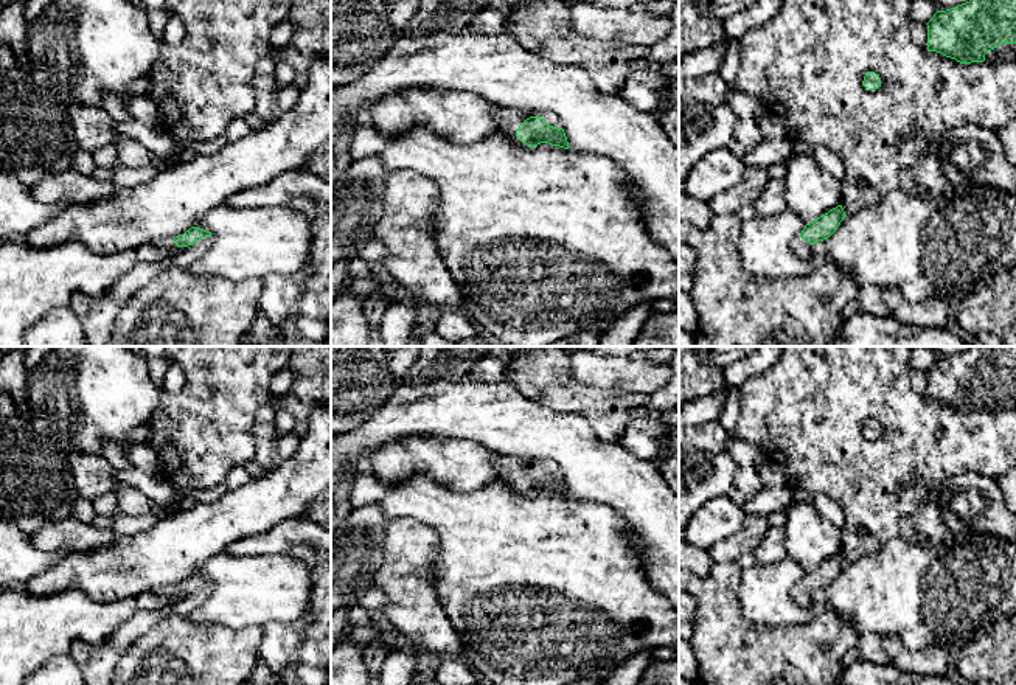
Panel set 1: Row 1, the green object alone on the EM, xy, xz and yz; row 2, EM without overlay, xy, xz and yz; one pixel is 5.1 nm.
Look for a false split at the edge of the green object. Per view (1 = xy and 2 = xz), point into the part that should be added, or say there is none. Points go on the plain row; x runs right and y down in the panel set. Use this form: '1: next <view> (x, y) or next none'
1: next xy (97, 664)
2: next xz (513, 465)

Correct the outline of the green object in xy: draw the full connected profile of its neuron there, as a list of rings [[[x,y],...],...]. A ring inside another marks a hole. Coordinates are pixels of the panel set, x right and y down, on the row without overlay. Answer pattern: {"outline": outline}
{"outline": [[[191,575],[174,587],[160,587],[152,592],[169,598],[171,603],[158,610],[137,612],[103,645],[76,642],[71,646],[68,655],[79,668],[84,685],[110,685],[120,659],[138,637],[148,634],[168,615],[190,618],[210,598],[213,586],[210,579]]]}

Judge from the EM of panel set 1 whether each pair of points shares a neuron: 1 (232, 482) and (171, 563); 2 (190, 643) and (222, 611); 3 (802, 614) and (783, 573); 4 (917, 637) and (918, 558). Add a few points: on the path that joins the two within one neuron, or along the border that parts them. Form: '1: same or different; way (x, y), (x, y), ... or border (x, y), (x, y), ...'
1: different; border (252, 479), (229, 491)
2: different; border (190, 617), (196, 622), (247, 628)
3: same; way (791, 608), (783, 600), (783, 584)
4: same; way (915, 617), (917, 578)

